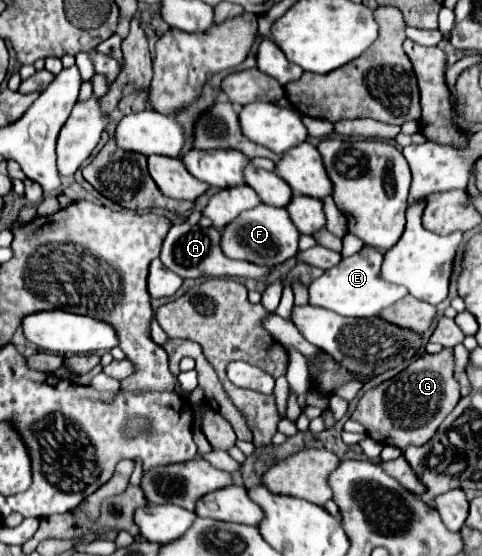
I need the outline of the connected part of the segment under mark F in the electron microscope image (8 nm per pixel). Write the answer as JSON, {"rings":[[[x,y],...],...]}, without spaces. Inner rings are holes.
{"rings":[[[267,204],[255,206],[255,210],[247,210],[245,214],[239,214],[231,226],[225,226],[221,230],[221,246],[223,254],[227,258],[255,262],[257,266],[277,266],[297,254],[297,240],[299,230],[291,222],[285,208],[275,208]]]}

